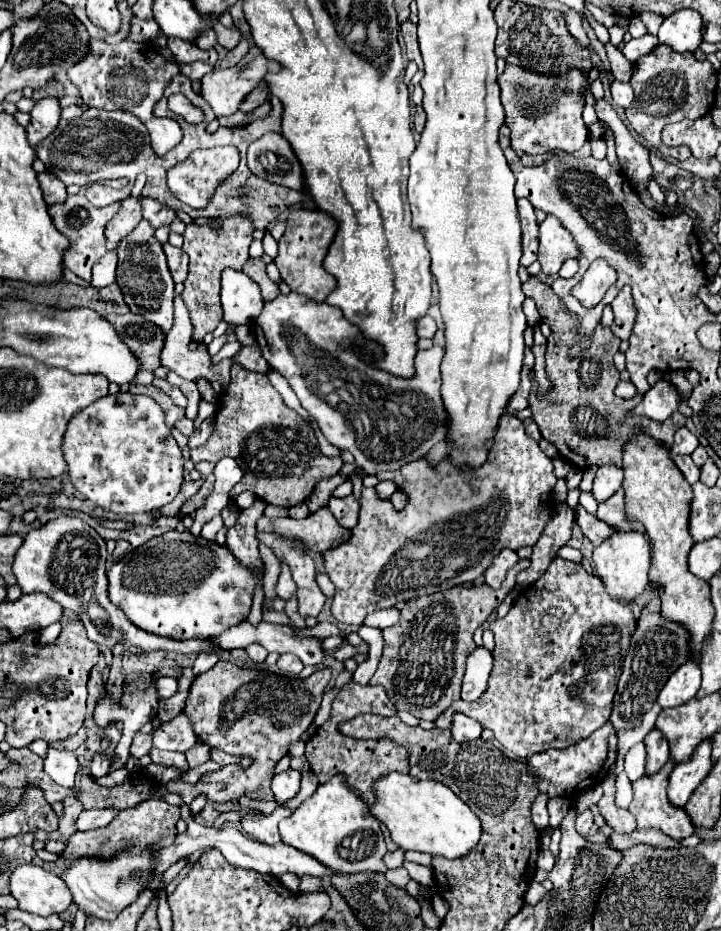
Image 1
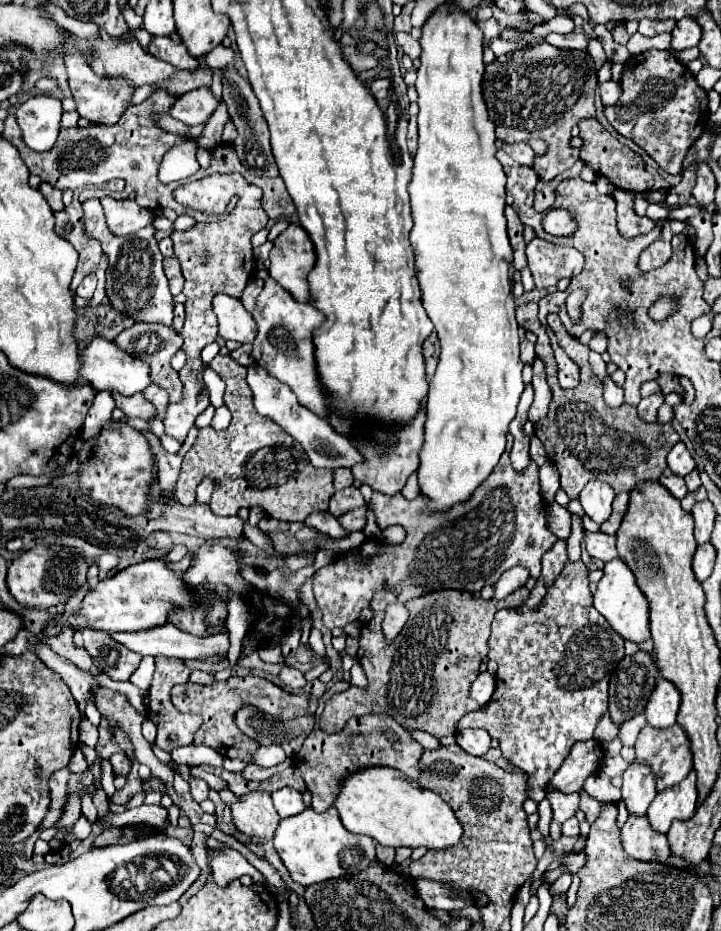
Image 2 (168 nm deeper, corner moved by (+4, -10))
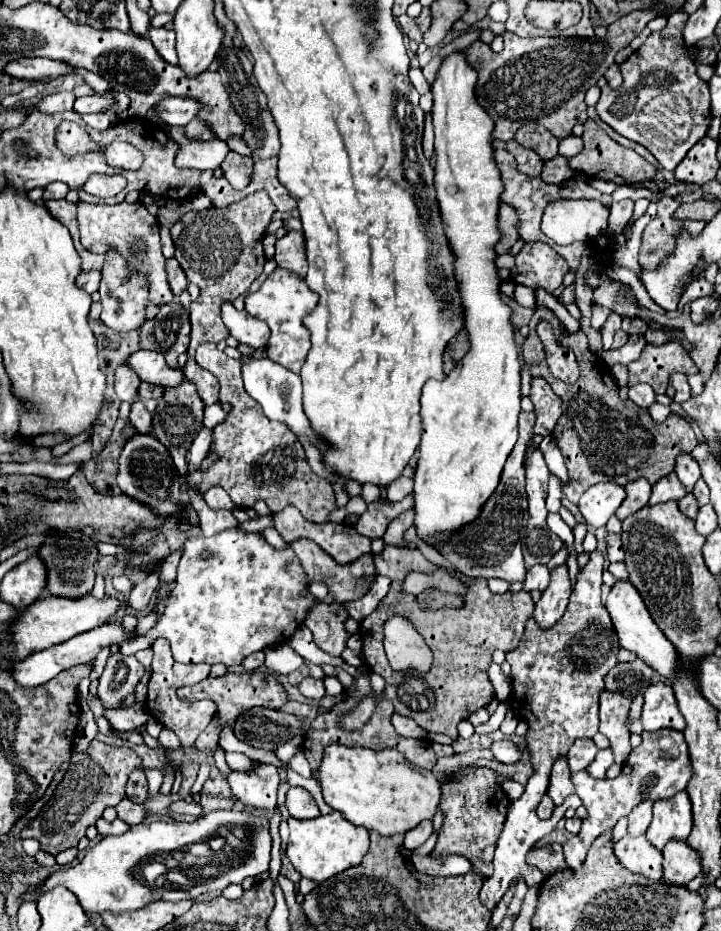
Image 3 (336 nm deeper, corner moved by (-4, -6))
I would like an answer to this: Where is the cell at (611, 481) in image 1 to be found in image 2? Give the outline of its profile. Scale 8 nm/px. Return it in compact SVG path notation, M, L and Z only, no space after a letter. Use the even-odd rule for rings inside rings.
M592 480L592 482L588 482L584 486L578 500L580 500L582 508L584 508L584 514L588 518L592 518L596 524L602 524L612 514L614 490L608 484L600 482L600 480Z

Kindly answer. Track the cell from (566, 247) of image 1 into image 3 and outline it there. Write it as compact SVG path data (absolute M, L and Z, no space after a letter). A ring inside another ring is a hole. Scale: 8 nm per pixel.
M528 242L516 256L512 280L528 288L544 288L548 292L562 284L568 262L544 242Z

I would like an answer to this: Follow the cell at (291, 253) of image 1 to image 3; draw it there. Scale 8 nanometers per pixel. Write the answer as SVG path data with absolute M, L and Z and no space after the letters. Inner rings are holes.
M288 230L284 238L276 240L276 256L280 268L286 268L288 272L304 278L308 270L306 262L306 246L304 246L304 234L298 230Z

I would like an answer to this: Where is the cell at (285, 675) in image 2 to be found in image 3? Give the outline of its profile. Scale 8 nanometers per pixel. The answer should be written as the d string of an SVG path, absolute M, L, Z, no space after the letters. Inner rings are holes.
M306 676L306 678L298 684L298 690L300 690L306 698L312 698L312 700L320 700L320 698L326 694L324 682L322 682L322 680L316 680L316 678L312 678L312 676Z

